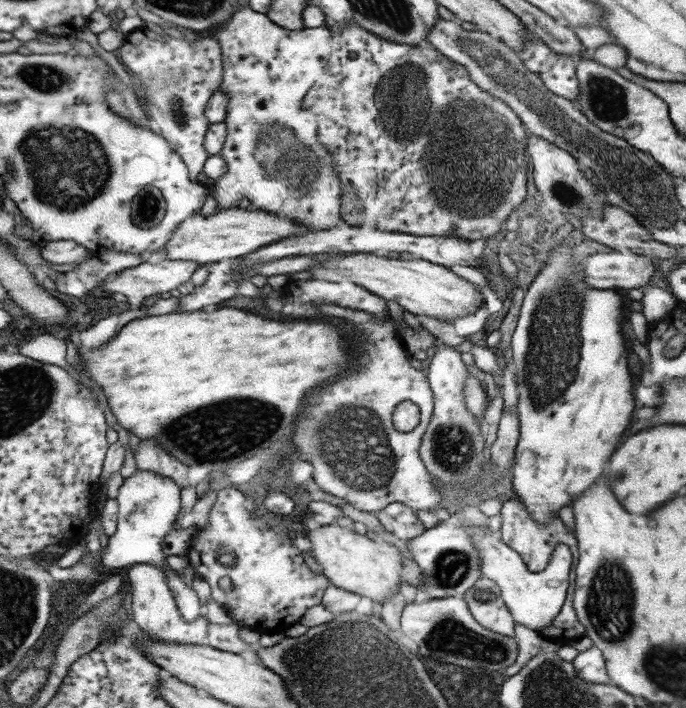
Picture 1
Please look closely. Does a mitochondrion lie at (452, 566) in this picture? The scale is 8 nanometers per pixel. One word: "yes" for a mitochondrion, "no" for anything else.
yes

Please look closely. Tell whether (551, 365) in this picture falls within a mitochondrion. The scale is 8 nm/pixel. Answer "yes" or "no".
yes

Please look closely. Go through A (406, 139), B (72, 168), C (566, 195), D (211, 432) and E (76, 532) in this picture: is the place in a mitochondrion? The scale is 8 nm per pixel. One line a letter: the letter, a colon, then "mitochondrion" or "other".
A: other
B: mitochondrion
C: mitochondrion
D: mitochondrion
E: other

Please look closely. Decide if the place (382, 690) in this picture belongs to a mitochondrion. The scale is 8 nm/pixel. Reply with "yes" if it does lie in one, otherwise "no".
yes

